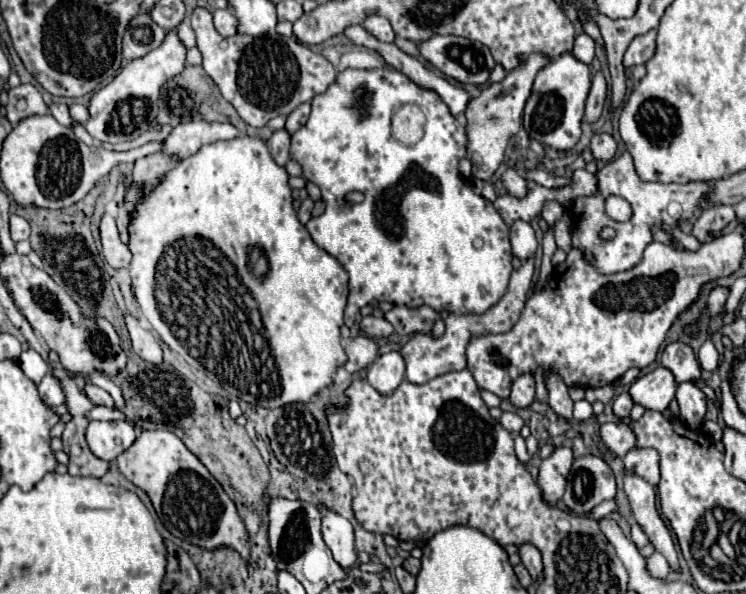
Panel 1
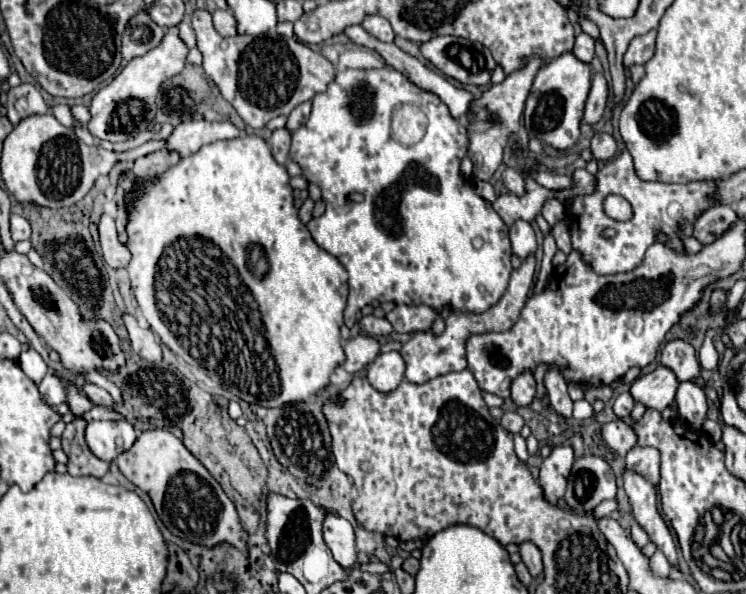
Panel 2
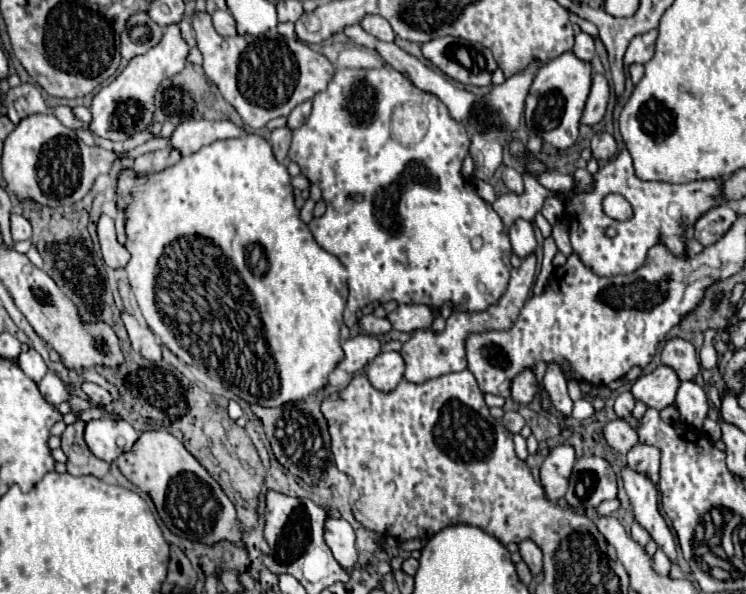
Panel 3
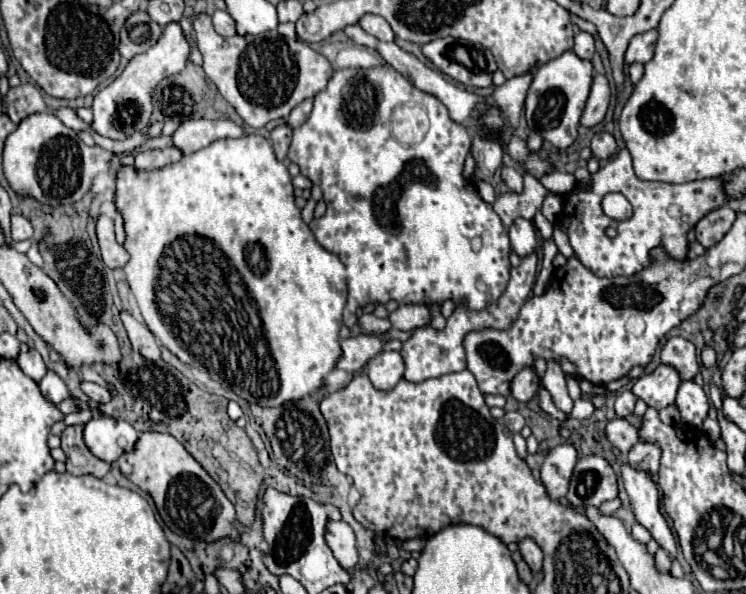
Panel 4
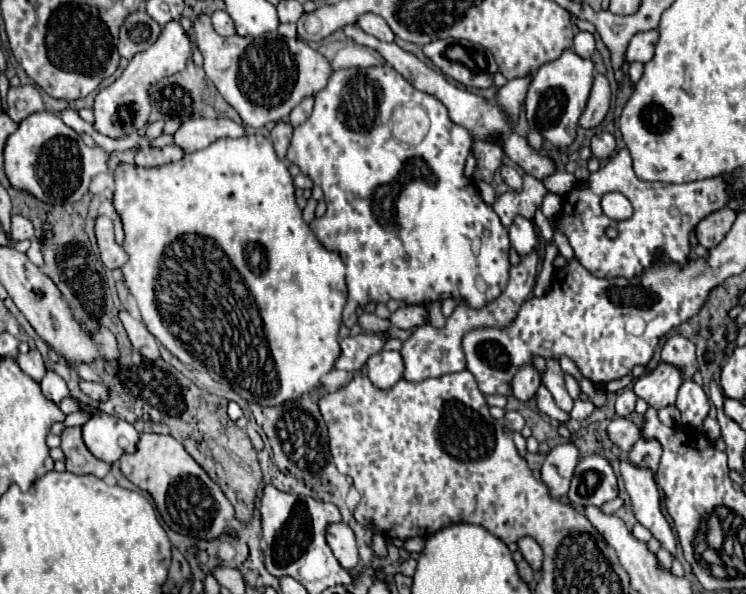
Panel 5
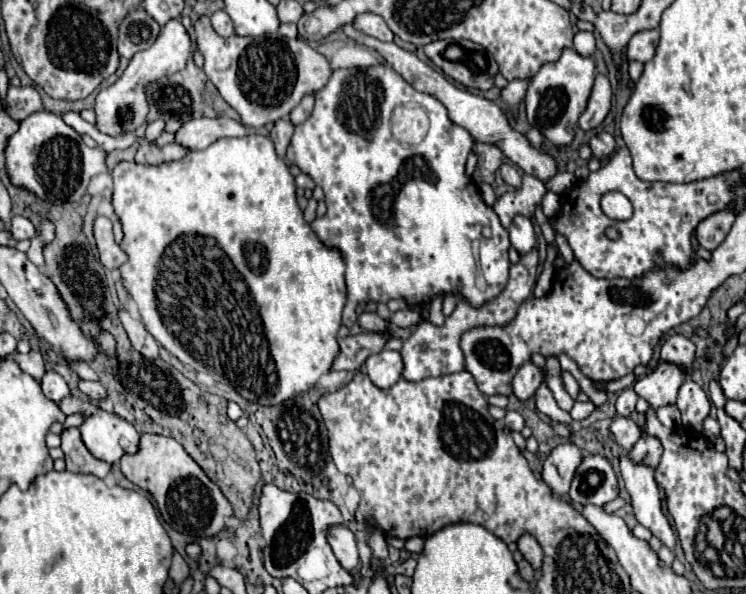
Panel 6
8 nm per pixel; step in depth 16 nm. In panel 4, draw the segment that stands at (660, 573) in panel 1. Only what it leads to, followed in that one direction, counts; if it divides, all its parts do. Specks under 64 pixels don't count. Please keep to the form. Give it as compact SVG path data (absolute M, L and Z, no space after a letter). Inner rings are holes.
M658 550L658 552L654 554L654 564L656 564L656 570L658 570L658 572L670 572L672 560L670 560L670 556L668 556L664 550Z

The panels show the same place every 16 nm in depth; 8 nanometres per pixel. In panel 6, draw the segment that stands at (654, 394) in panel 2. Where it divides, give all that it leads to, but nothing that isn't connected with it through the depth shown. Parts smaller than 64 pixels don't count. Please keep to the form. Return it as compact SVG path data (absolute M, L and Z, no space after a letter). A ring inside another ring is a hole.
M660 362L652 374L646 374L634 382L634 392L644 398L652 408L660 408L676 402L680 384L686 380L682 368Z

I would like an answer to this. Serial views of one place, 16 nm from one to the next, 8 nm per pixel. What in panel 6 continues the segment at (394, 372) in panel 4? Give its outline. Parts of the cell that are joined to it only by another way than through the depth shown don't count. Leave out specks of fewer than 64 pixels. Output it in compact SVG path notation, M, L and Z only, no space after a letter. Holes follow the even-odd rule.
M382 350L366 360L366 374L378 388L390 388L402 378L402 356L400 352Z

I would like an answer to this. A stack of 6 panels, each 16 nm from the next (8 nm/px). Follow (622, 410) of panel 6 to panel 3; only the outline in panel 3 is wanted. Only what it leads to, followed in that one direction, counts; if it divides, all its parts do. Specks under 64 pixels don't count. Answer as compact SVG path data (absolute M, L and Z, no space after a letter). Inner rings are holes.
M622 392L618 398L616 398L616 402L614 402L614 412L616 412L616 416L618 418L628 418L630 416L630 412L632 412L632 408L634 408L634 396L630 394L630 392Z

